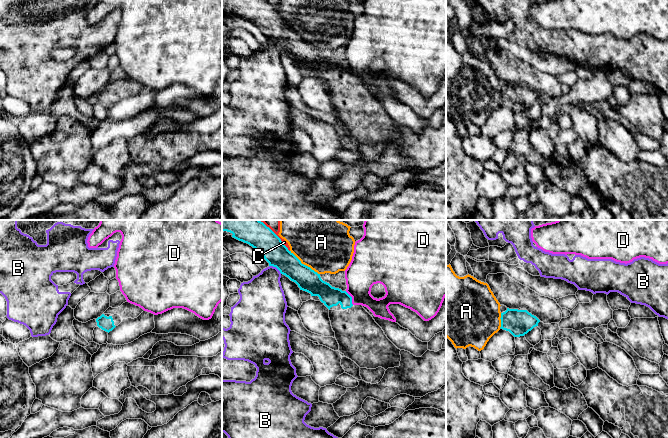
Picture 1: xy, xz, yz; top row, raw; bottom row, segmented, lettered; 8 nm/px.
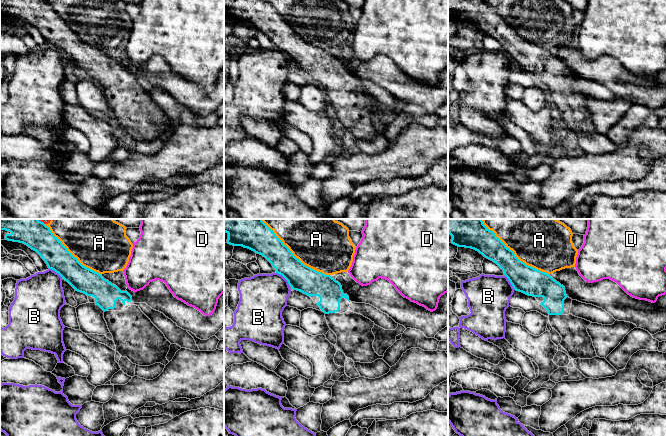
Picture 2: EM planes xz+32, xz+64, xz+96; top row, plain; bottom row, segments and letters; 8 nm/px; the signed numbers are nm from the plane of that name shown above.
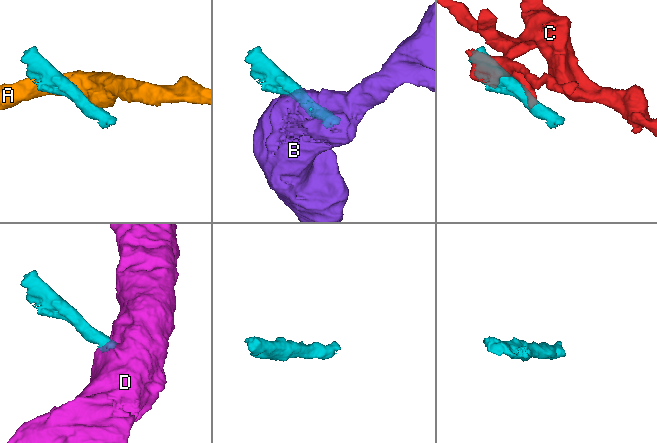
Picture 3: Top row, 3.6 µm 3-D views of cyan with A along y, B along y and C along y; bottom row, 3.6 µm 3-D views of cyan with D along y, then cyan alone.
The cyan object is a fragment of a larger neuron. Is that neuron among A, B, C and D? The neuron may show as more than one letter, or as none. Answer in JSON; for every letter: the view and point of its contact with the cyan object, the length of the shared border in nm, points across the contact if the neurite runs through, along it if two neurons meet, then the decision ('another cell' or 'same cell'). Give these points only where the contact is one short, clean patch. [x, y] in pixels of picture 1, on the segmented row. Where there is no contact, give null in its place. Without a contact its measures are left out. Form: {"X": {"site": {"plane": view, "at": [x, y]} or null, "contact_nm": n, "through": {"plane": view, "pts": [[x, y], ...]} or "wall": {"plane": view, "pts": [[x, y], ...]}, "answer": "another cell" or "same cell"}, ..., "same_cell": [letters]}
{"A": {"site": {"plane": "xz", "at": [303, 264]}, "contact_nm": 300, "answer": "another cell"}, "B": {"site": {"plane": "xz", "at": [275, 266]}, "contact_nm": 120, "wall": {"plane": "xz", "pts": [[269, 265], [274, 266], [281, 273]]}, "answer": "another cell"}, "C": {"site": {"plane": "xz", "at": [275, 234]}, "contact_nm": 360, "answer": "another cell"}, "D": {"site": {"plane": "xz", "at": [351, 298]}, "contact_nm": 130, "wall": {"plane": "xz", "pts": [[345, 291], [351, 297], [353, 304]]}, "answer": "another cell"}, "same_cell": []}

